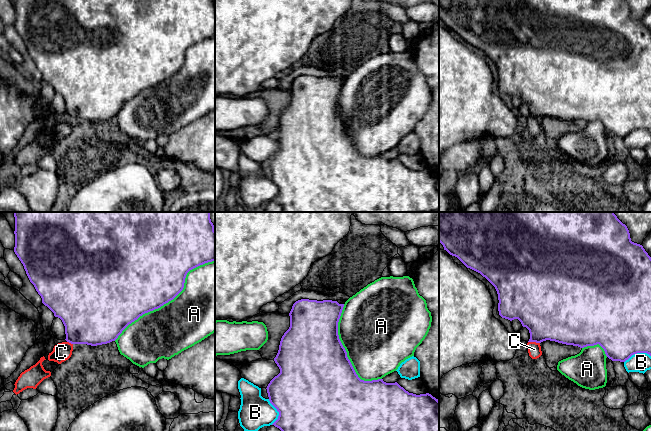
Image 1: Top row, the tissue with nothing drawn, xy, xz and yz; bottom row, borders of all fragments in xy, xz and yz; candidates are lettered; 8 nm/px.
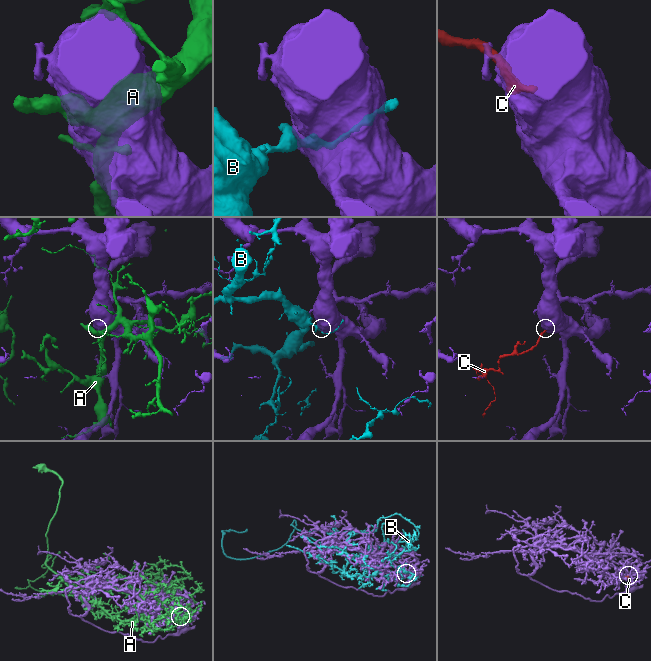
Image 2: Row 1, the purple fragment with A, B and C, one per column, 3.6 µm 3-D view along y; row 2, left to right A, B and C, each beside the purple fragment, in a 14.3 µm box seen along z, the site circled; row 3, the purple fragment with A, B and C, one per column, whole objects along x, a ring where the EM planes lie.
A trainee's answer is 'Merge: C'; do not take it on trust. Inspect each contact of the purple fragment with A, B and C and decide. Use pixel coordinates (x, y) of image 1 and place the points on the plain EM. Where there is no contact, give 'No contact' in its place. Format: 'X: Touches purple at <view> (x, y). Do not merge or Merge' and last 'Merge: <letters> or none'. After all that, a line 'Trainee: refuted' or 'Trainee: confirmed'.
A: Touches purple at xy (169, 76). Do not merge
B: Touches purple at yz (637, 128). Do not merge
C: Touches purple at yz (534, 117). Merge
Merge: C
Trainee: confirmed

